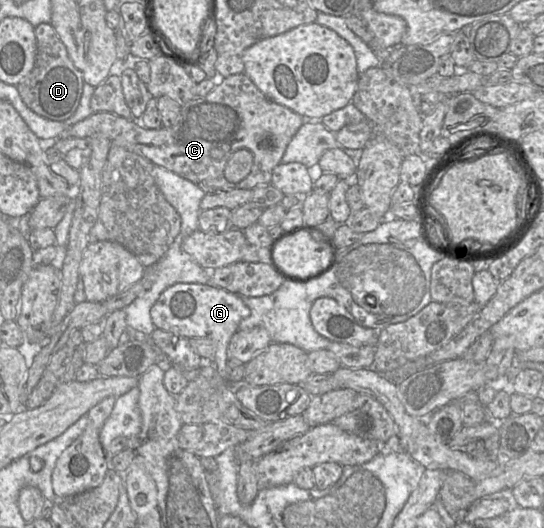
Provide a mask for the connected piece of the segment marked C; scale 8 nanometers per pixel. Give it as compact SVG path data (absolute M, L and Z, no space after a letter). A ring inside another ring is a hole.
M235 74L231 75L229 77L224 78L223 82L217 86L215 86L207 95L199 98L194 98L181 106L180 113L177 122L169 128L161 127L159 129L149 129L144 127L139 123L139 120L133 120L133 119L126 119L124 117L118 116L114 113L110 112L95 112L92 113L90 116L85 118L84 120L81 120L74 124L73 126L69 127L68 129L64 130L61 137L77 137L77 138L90 138L93 135L103 135L105 136L111 143L111 145L117 145L121 146L128 151L134 152L136 154L139 154L146 159L148 159L151 163L157 166L161 166L166 168L169 171L172 171L176 173L177 175L181 176L182 178L185 178L192 183L196 184L198 187L200 187L206 194L213 194L218 192L225 192L230 191L233 189L248 189L252 190L255 187L262 186L262 185L269 185L271 184L271 176L273 169L281 163L282 157L285 153L285 150L294 137L294 135L297 133L299 128L304 124L304 118L297 114L296 112L292 111L291 109L277 104L271 99L269 99L264 93L262 93L256 85L251 81L251 79L245 74ZM240 149L246 149L249 150L253 155L253 166L246 178L244 178L242 181L238 183L231 183L228 182L224 176L224 169L227 161L231 157L231 155Z

